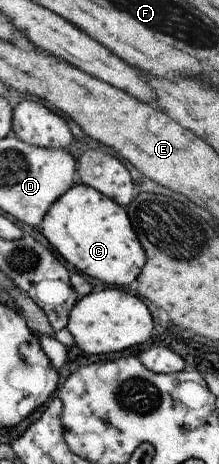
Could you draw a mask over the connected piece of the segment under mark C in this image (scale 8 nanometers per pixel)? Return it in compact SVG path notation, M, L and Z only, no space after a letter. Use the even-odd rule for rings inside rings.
M83 183L74 185L63 194L44 215L39 230L43 234L43 241L68 264L72 264L78 273L88 274L108 286L128 286L137 280L142 267L146 264L145 250L130 224L130 218L125 207L120 206L111 198L105 197L92 187Z

